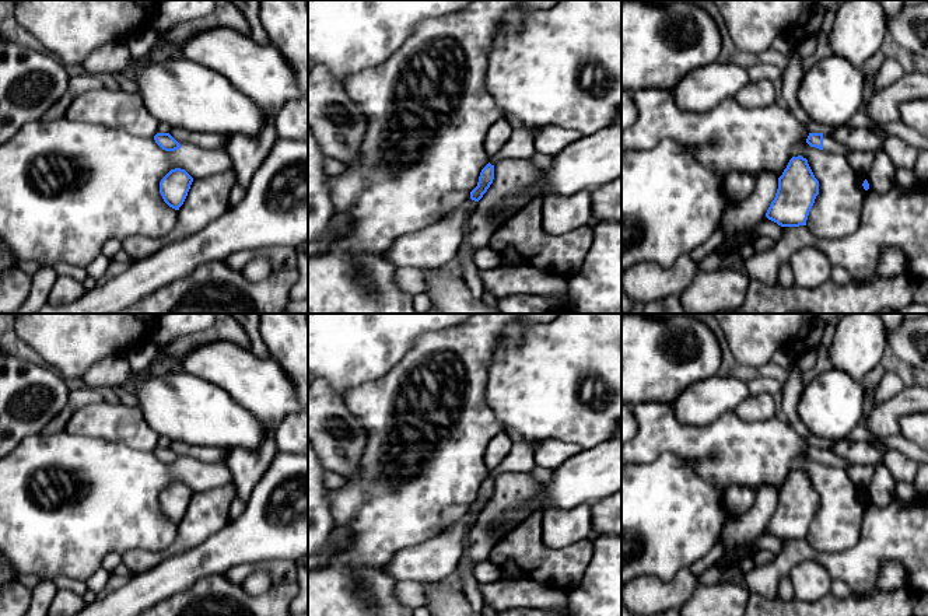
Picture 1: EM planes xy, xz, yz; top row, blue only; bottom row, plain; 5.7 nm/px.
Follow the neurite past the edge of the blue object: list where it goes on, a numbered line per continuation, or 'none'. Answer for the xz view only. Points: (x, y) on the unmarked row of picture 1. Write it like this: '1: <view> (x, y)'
1: xz (429, 562)

